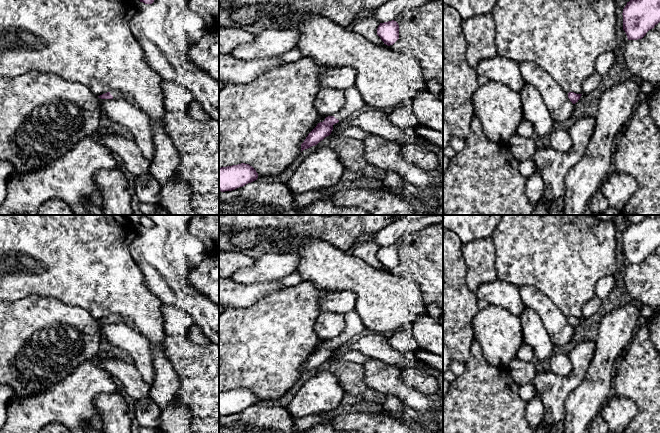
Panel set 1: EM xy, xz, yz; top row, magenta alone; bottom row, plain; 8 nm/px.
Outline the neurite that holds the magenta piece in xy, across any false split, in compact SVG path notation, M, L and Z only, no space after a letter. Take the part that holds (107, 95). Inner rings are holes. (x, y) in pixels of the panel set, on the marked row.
M111 91L98 96L101 99L118 99L122 98L125 94L122 91Z

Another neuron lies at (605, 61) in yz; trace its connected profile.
M614 51L601 54L596 60L596 72L602 77L605 76L613 67L616 60Z

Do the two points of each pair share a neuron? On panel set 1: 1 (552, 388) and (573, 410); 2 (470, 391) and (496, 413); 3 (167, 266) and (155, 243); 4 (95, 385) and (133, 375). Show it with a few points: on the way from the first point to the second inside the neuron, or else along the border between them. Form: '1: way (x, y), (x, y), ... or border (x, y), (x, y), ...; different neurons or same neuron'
1: border (580, 384), (565, 401), (565, 417), (562, 422); different neurons
2: way (476, 397), (490, 411); same neuron
3: way (161, 260), (155, 249); same neuron
4: border (102, 358), (101, 367), (114, 378); different neurons

